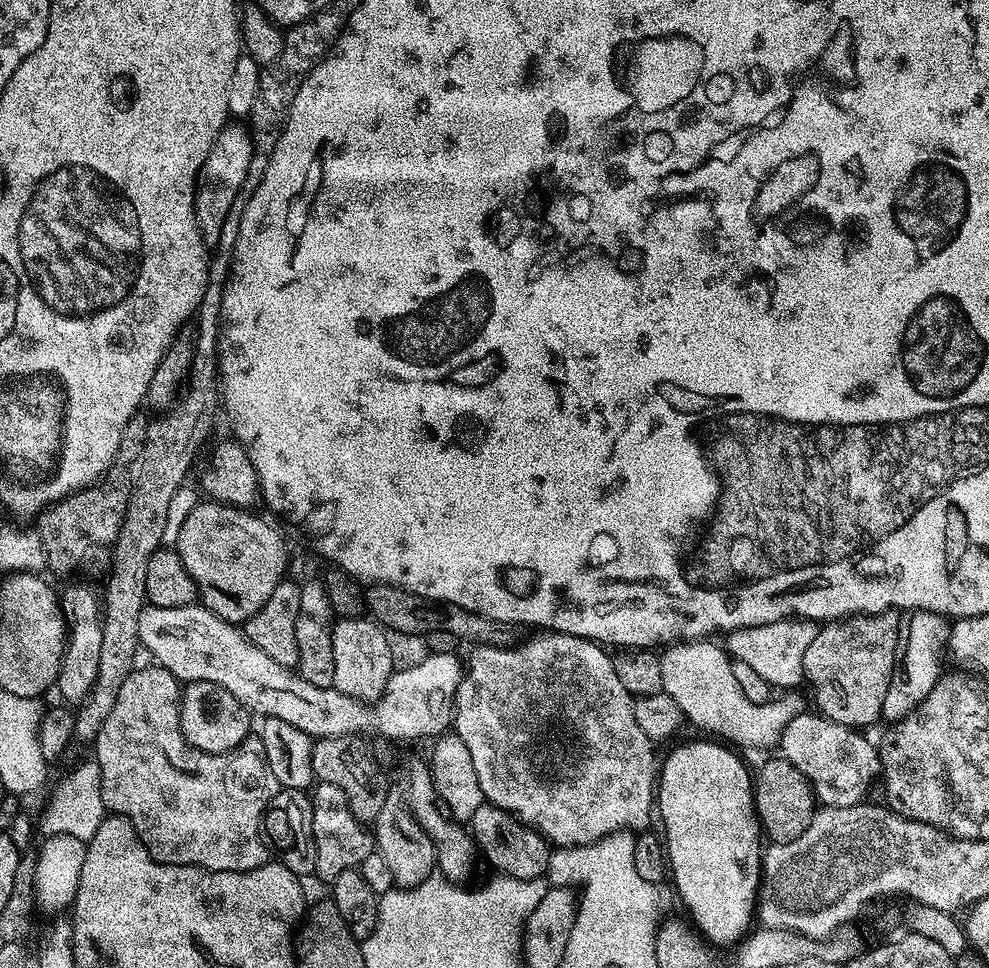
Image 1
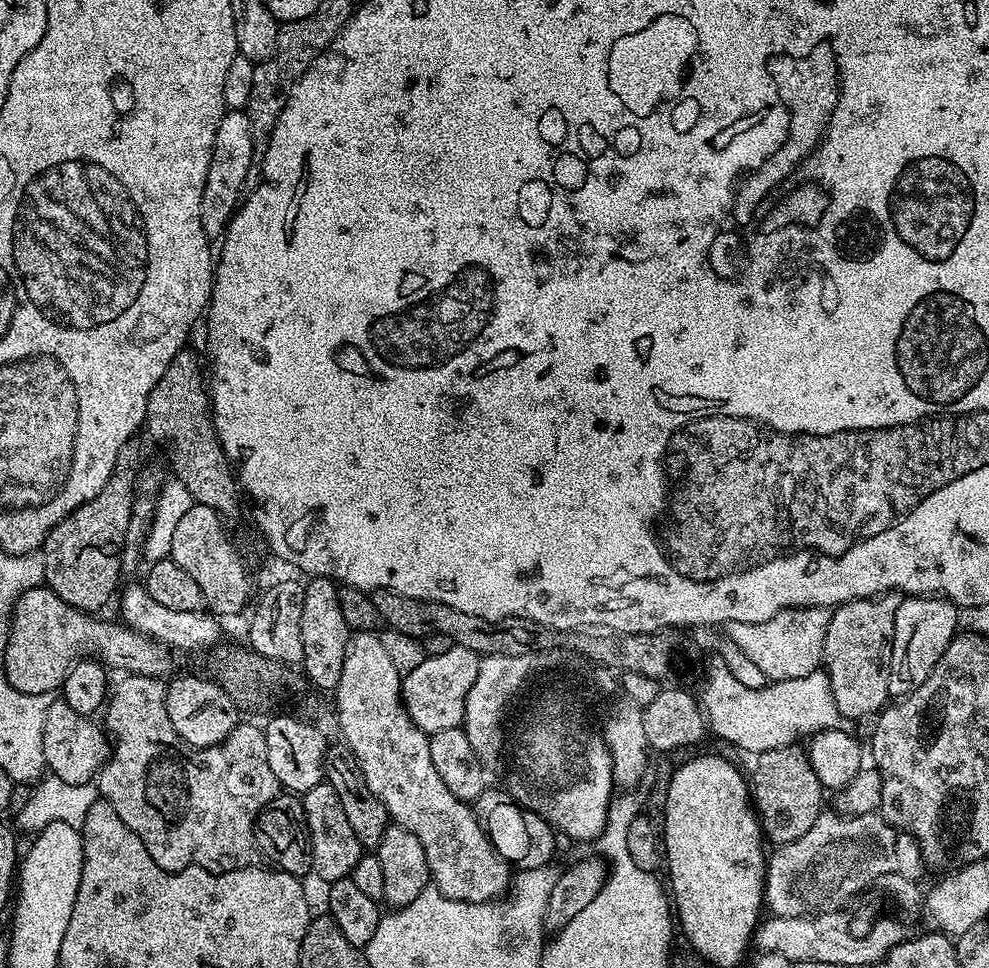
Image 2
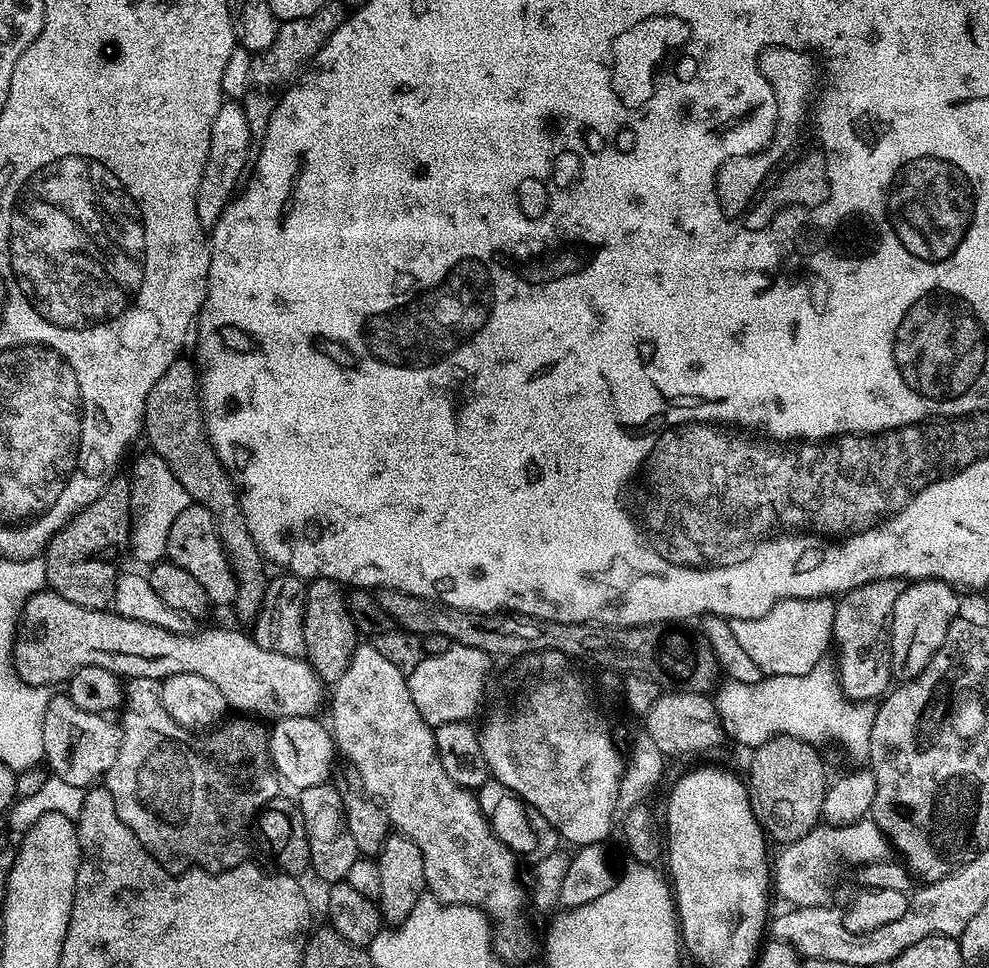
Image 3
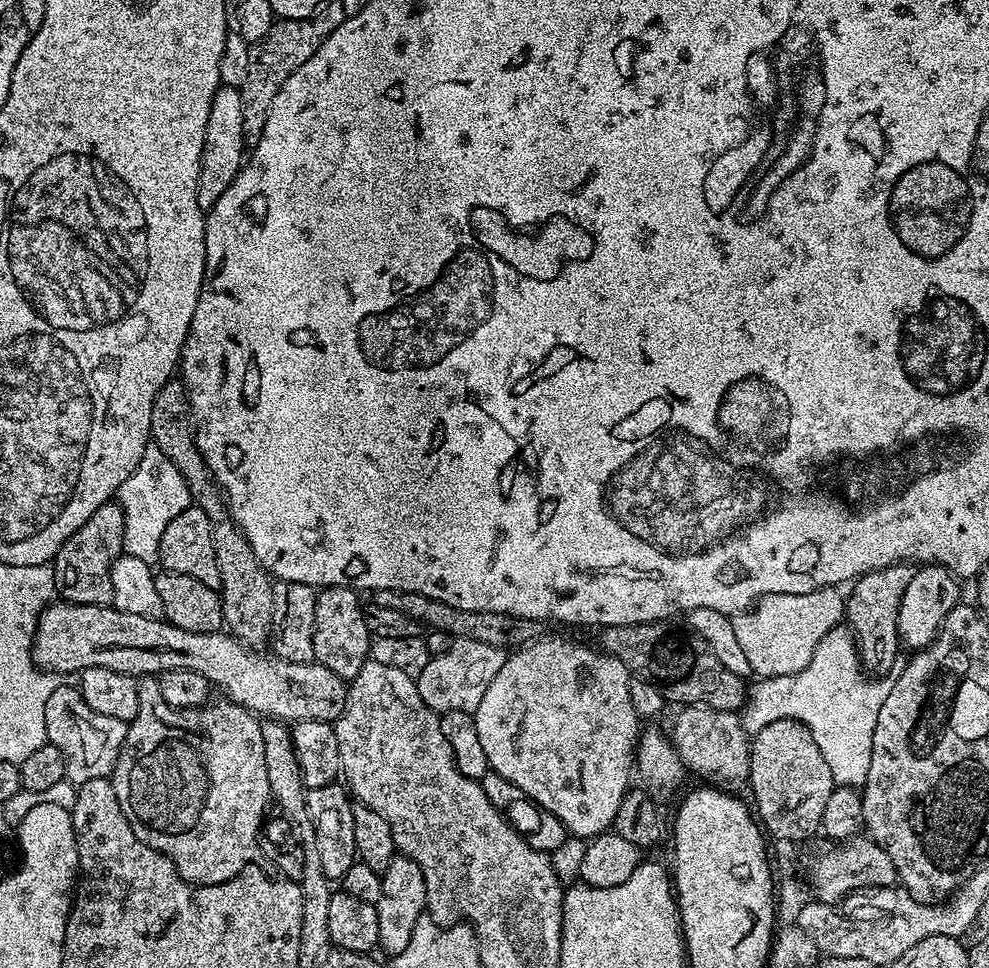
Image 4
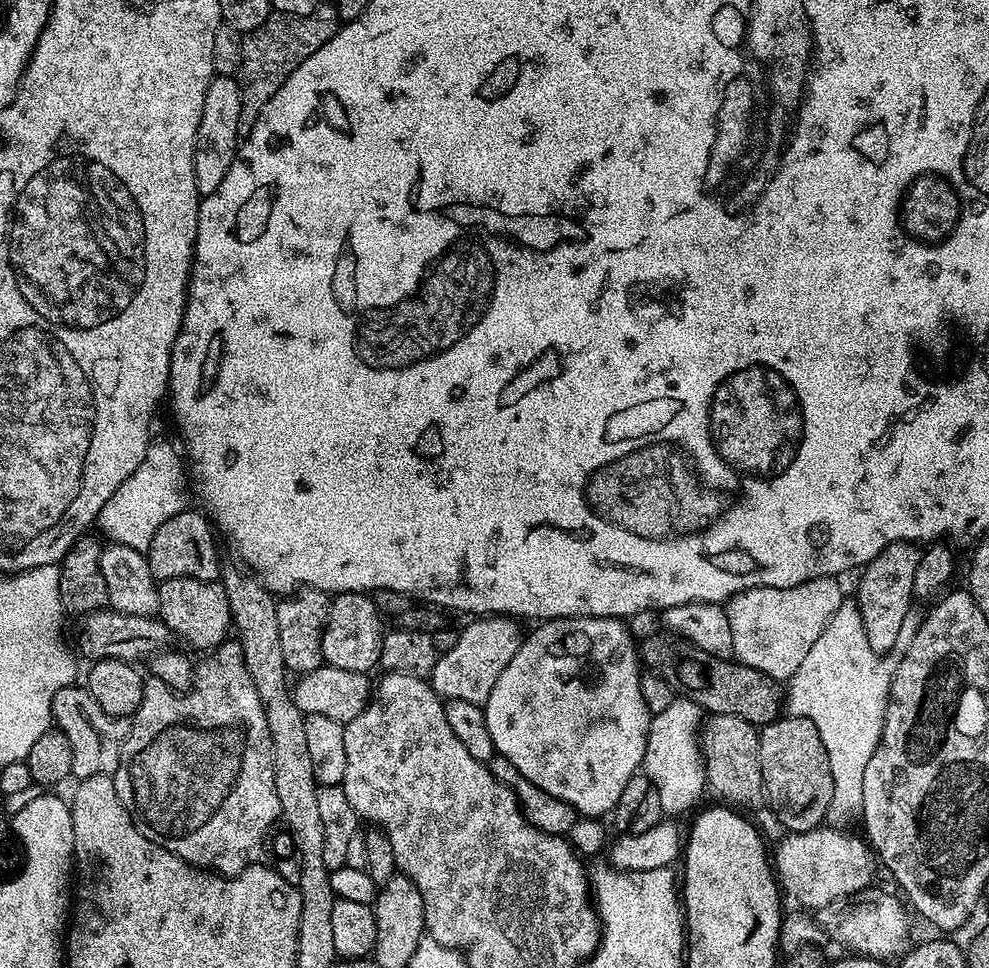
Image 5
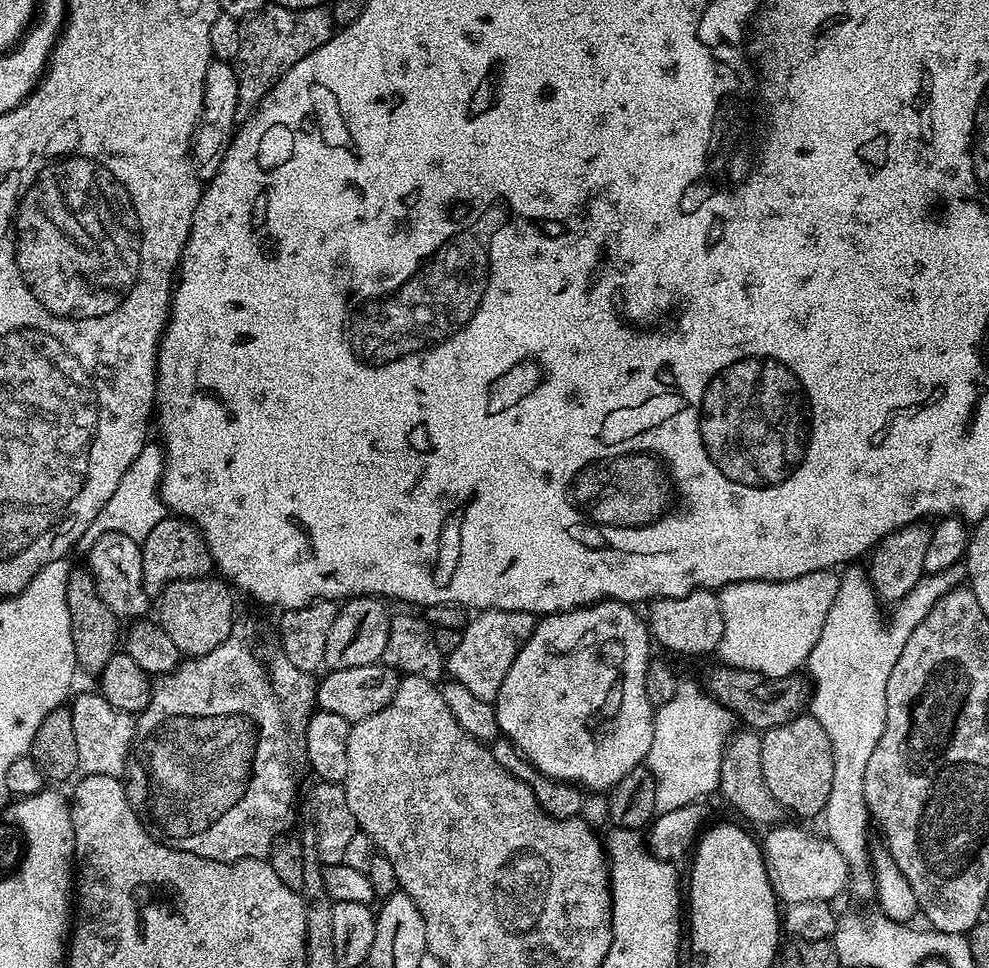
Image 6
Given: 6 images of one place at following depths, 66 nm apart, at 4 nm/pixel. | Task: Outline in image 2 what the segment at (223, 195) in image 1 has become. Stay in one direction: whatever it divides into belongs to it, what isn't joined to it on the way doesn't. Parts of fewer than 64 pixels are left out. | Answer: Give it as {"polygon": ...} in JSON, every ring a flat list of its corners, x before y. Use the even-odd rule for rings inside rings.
{"polygon":[[228,110,218,122,218,130,214,134,214,146,210,166,206,170,206,186,202,190,202,206,200,221,202,230,206,230,209,238,220,238,224,235,233,212,242,200,246,188,246,174,254,167,254,138,250,130,250,118,247,111]]}

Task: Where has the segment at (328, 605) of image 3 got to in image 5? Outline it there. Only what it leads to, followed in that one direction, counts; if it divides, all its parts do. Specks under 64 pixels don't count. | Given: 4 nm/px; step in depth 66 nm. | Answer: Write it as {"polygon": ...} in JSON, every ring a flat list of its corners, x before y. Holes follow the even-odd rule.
{"polygon":[[341,592,331,597,328,606,328,621,324,627,324,633,322,634,322,654,324,655,324,664,329,668,337,668,338,670,354,670,355,672,362,672,365,674,371,673,371,668,374,669,380,662,380,651,382,650,382,642,384,641,384,634,386,631,385,625,380,625,380,619,382,619,382,613,379,608,376,607,374,601,372,601,371,595,363,592]]}

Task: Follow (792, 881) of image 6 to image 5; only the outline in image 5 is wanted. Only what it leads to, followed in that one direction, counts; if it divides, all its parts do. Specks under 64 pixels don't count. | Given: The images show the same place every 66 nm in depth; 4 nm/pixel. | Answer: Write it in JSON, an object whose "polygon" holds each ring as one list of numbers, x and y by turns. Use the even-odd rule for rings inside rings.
{"polygon":[[821,826,809,832,788,832,777,846,776,856,774,852,774,875,779,887,787,895,789,892,804,910,819,910,836,900,855,896,871,885,868,883,872,880,874,856,869,845,859,835,843,836,828,827]]}

